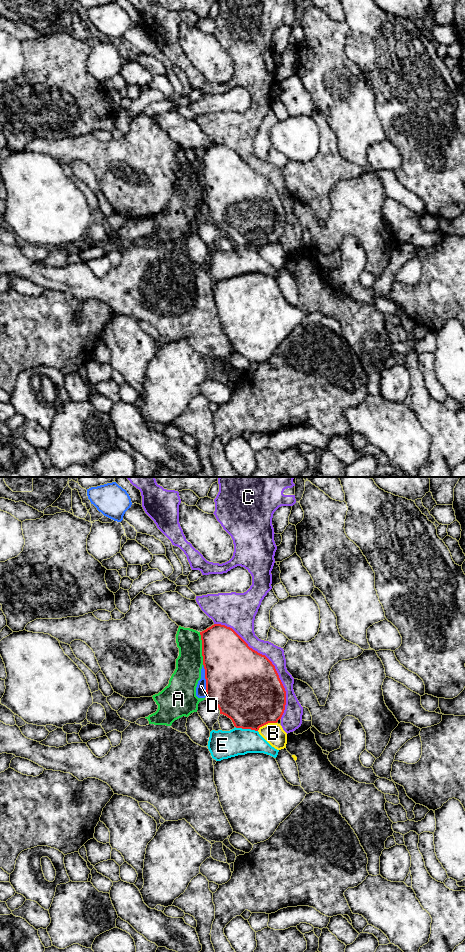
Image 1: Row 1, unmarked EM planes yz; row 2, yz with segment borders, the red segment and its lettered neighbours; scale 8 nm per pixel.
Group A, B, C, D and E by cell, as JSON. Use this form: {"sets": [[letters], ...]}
{"sets": [["A"], ["B"], ["C"], ["D"], ["E"]]}

